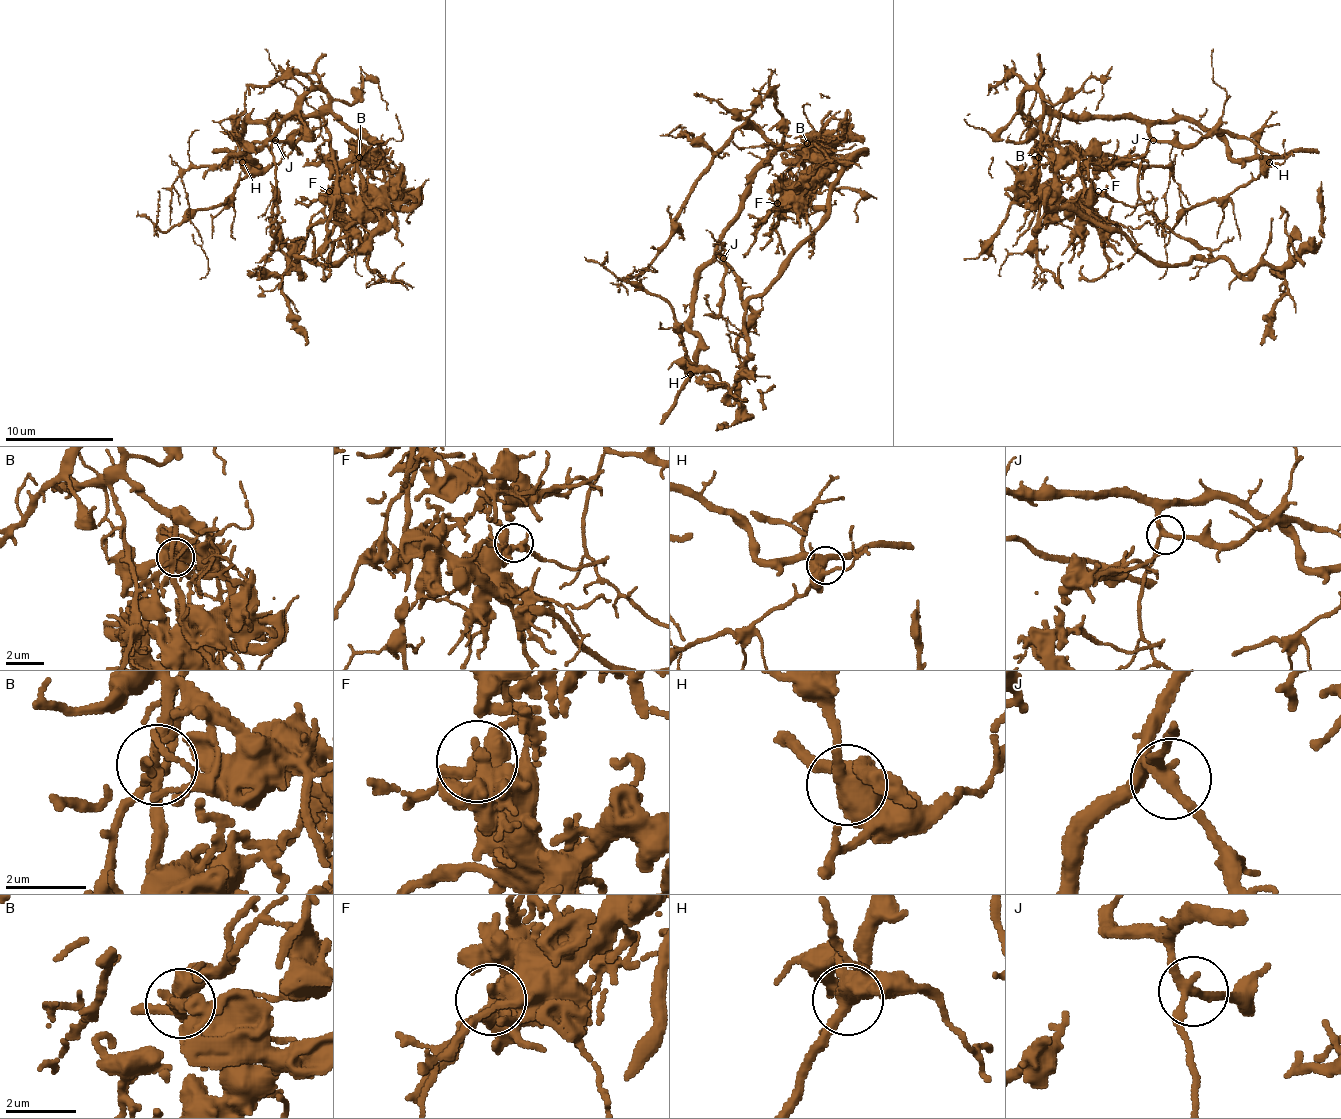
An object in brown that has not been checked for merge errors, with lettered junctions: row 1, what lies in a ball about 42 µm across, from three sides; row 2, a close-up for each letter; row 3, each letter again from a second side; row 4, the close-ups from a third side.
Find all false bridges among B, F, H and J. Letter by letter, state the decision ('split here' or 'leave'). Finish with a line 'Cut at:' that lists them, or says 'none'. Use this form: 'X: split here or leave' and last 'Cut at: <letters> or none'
B: split here
F: leave
H: leave
J: leave
Cut at: B

